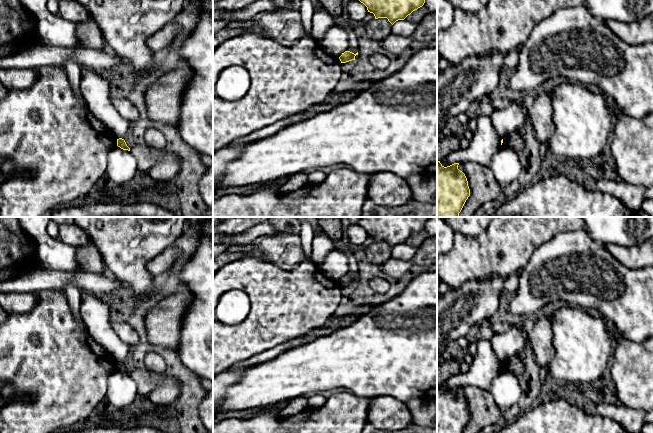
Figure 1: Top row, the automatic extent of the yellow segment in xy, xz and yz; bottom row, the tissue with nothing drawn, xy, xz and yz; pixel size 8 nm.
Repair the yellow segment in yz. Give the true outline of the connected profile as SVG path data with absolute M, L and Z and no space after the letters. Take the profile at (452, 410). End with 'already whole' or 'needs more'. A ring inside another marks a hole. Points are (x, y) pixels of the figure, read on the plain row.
M437 385L437 433L462 433L470 420L467 402L458 389L444 391Z; already whole

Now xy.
M48 290L41 291L37 293L38 302L36 306L29 312L26 313L8 313L7 319L0 324L0 433L58 433L59 431L69 430L75 428L81 420L87 419L94 410L98 407L98 404L106 398L106 393L108 391L108 378L116 370L123 374L130 375L124 363L117 363L112 356L97 342L95 341L89 333L84 332L79 324L74 319L72 310L68 304L67 297L63 290Z; needs more

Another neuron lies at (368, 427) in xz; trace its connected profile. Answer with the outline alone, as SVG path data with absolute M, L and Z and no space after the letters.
M371 423L364 425L362 433L437 433L437 427L419 426L411 423L408 427L399 431L385 431L375 428Z

